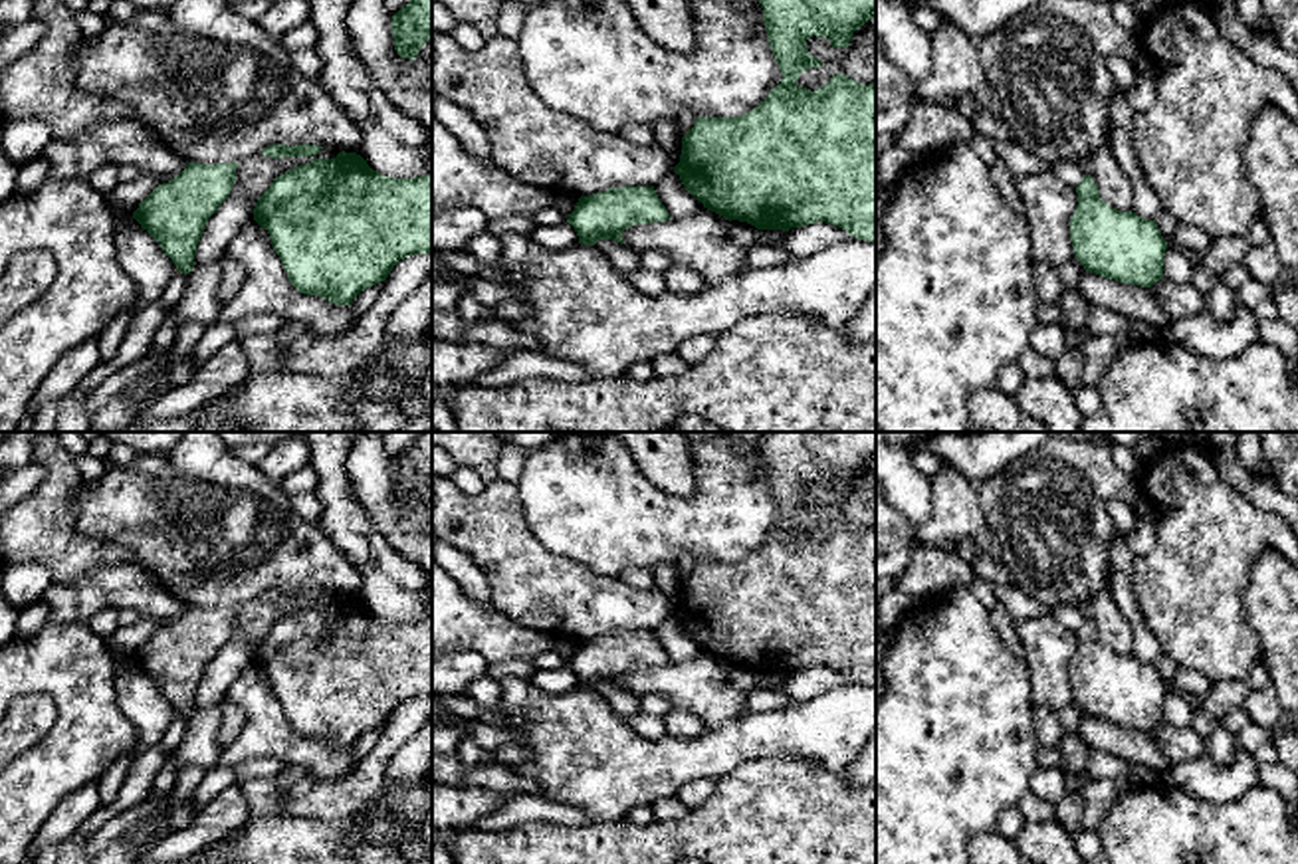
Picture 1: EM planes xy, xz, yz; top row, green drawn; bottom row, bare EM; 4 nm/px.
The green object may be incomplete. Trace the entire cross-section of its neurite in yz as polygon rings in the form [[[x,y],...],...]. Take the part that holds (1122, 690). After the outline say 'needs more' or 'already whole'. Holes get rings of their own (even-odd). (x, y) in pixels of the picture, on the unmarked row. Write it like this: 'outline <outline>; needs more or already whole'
outline [[[1090,618],[1080,624],[1076,638],[1070,686],[1086,715],[1141,731],[1163,723],[1167,686],[1155,664],[1108,650]]]; already whole

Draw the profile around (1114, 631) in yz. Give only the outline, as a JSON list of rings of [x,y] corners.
[[[1108,589],[1078,604],[1078,608],[1084,612],[1086,618],[1092,620],[1098,630],[1100,642],[1108,650],[1120,656],[1132,654],[1134,628]]]

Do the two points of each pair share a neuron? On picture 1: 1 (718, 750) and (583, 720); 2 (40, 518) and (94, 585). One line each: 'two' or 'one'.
1: one
2: two

